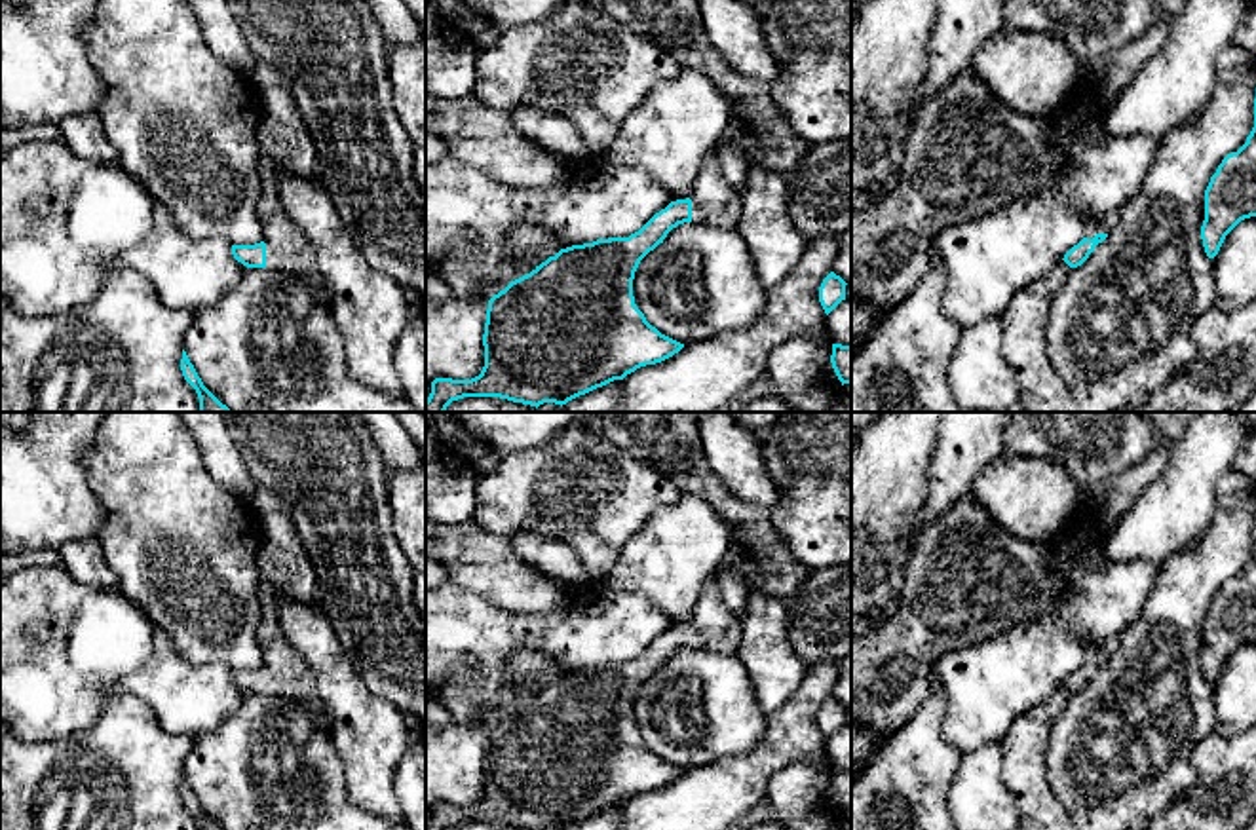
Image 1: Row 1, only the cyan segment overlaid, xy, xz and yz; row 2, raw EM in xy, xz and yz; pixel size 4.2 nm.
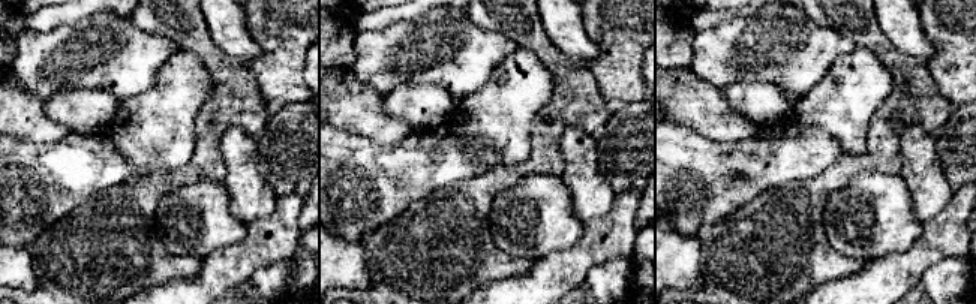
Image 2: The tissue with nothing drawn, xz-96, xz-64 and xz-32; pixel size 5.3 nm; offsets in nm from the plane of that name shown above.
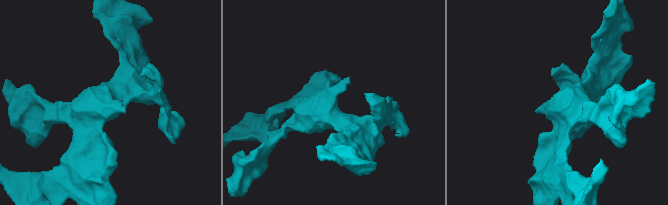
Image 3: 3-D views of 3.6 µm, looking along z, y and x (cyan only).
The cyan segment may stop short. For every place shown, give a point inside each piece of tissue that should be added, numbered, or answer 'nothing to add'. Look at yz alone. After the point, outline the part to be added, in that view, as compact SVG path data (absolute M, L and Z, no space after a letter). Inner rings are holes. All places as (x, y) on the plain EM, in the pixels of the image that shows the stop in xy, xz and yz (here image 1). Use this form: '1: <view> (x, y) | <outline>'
1: yz (1101, 650) | M1104 640L1087 648L1085 663L1093 665L1096 659L1110 659L1110 657L1112 657L1112 648L1110 642Z

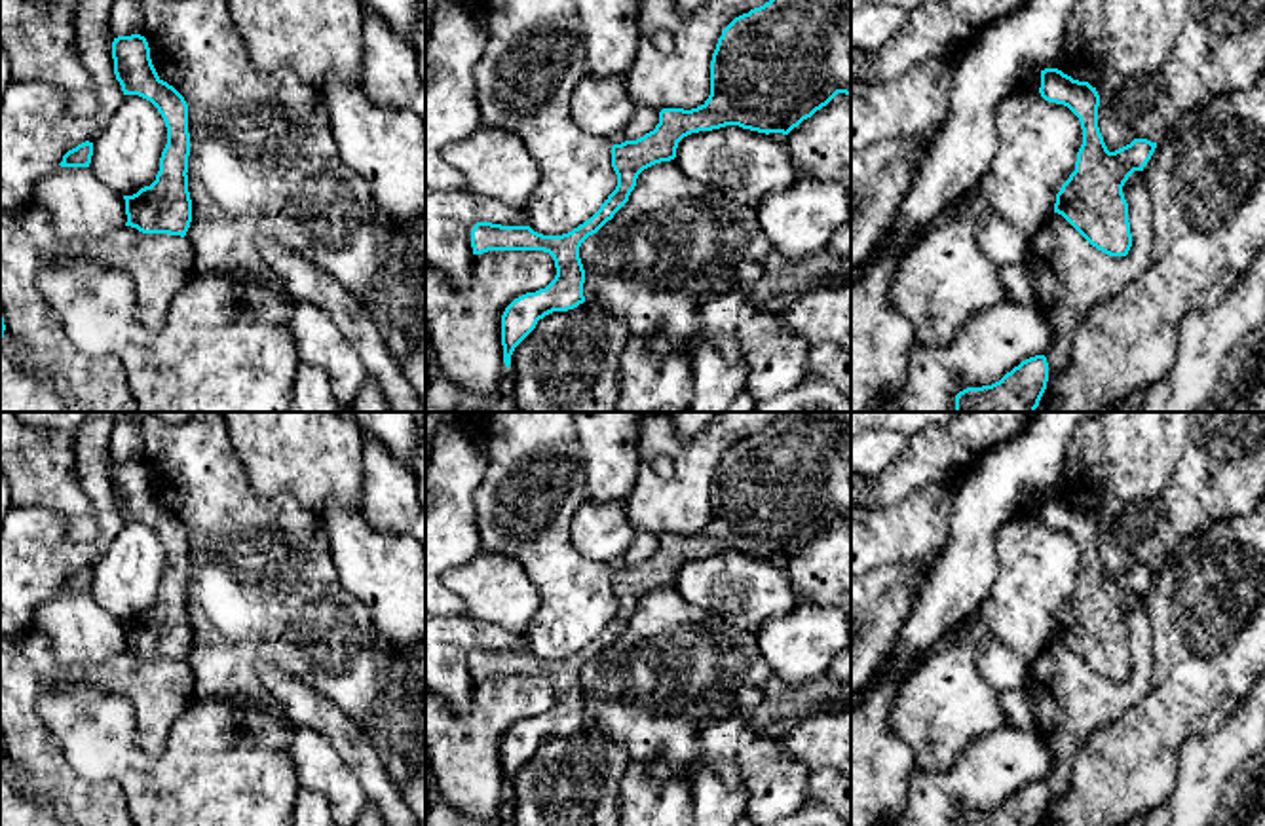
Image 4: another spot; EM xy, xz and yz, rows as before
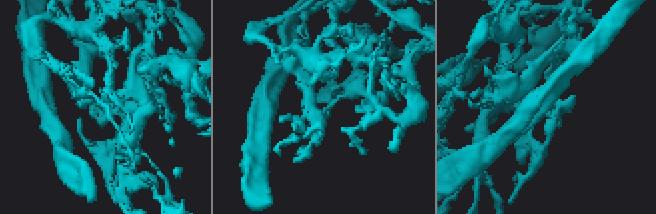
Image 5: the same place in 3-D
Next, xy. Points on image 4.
nothing to add

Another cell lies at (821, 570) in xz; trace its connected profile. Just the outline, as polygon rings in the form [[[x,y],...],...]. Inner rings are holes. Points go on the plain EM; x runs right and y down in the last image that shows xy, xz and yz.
[[[838,518],[786,560],[800,600],[840,610],[851,629],[851,522]]]

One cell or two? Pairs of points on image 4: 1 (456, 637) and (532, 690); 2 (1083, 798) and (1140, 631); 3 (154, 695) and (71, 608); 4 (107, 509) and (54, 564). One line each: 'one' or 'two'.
1: two
2: two
3: two
4: one

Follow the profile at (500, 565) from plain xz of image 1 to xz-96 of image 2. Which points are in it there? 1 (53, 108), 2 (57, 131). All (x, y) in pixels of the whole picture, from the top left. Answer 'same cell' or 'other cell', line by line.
1: other cell
2: same cell

